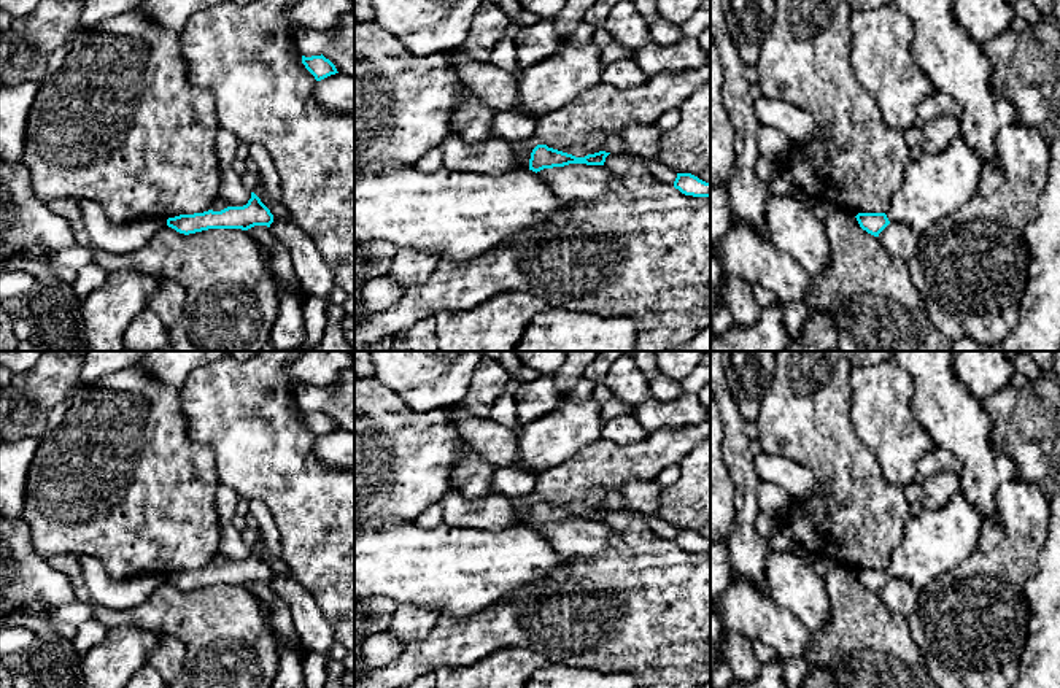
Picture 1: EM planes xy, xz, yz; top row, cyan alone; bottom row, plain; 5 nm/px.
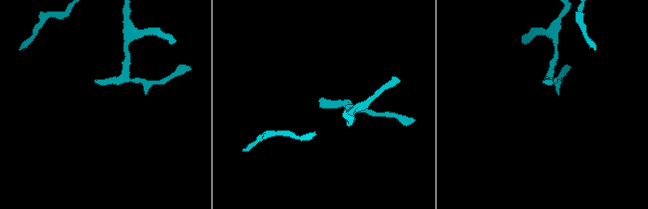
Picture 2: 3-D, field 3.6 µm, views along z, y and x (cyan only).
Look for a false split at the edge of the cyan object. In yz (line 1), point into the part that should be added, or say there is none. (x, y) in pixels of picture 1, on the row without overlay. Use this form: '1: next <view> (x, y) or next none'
1: next none

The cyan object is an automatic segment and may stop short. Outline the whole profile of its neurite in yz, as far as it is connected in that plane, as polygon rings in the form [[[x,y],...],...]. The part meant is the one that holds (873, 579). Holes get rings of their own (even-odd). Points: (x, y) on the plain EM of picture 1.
[[[858,569],[855,574],[860,583],[874,593],[890,580],[885,569]]]

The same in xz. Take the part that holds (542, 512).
[[[537,501],[529,515],[529,526],[540,528],[544,524],[564,523],[569,520],[604,521],[605,513],[610,508],[599,507],[585,513],[575,513],[572,510],[548,504],[547,501]]]

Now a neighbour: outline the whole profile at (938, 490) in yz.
[[[950,470],[939,472],[919,480],[923,488],[922,505],[927,510],[939,510],[955,494],[961,493],[961,478],[958,473]]]

